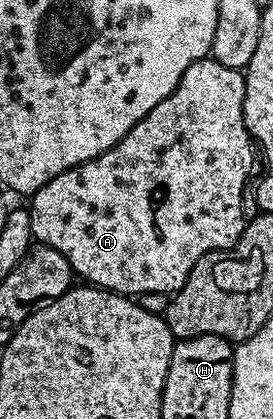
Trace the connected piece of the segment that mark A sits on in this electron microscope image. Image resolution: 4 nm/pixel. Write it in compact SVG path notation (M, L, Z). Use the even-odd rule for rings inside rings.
M213 56L193 62L180 76L180 84L176 84L174 91L164 100L160 100L160 104L156 104L156 108L152 108L152 112L148 112L148 116L144 116L144 120L137 122L111 150L105 150L100 156L82 162L79 166L73 166L71 170L65 170L32 195L29 199L28 209L34 242L56 248L56 252L60 252L60 256L64 256L64 260L68 260L70 269L83 283L97 286L100 290L110 290L114 294L127 296L137 296L144 292L173 295L175 290L182 287L184 280L188 280L188 272L192 272L196 260L200 260L213 250L232 248L242 235L244 225L242 193L246 190L246 177L249 176L250 169L254 166L254 154L256 158L250 131L247 130L246 121L242 115L245 95L246 75L243 71L224 68L224 64L217 62Z

